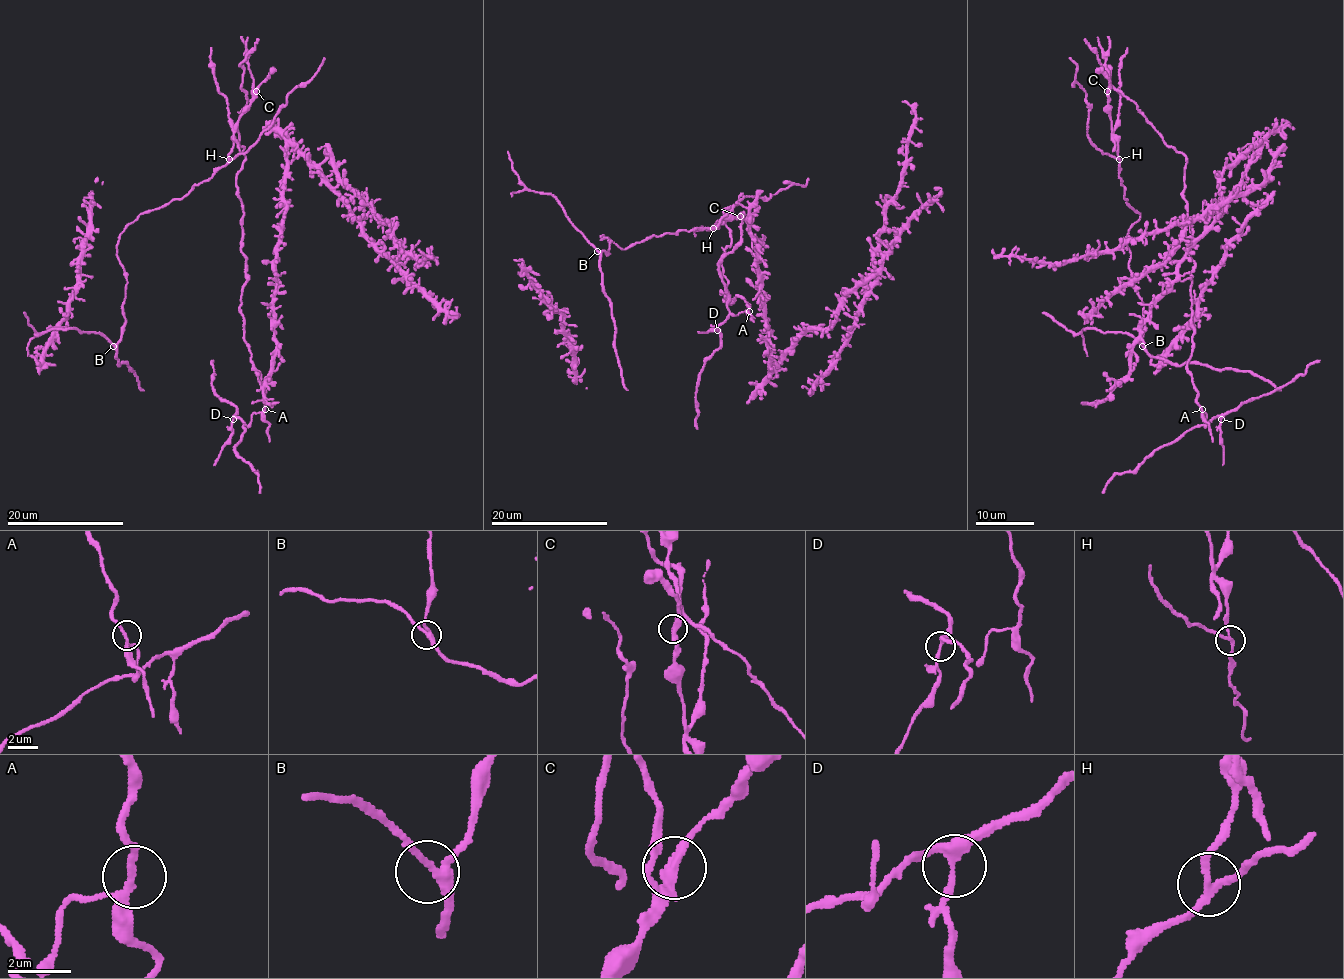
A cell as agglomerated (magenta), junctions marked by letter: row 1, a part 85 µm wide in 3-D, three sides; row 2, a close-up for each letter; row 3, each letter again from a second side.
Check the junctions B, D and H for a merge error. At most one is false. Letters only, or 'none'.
H

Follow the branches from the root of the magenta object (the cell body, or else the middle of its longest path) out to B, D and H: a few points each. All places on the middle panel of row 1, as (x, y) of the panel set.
B: (728, 245), (730, 207), (737, 217), (711, 229), (654, 235), (623, 249), (601, 236), (610, 248), (597, 251)
D: (728, 245), (721, 258), (728, 295), (720, 293), (728, 302), (740, 296), (747, 310), (730, 314), (717, 330)
H: (728, 245), (731, 236), (726, 225), (724, 210), (730, 207), (731, 214), (737, 217), (726, 217), (712, 228)

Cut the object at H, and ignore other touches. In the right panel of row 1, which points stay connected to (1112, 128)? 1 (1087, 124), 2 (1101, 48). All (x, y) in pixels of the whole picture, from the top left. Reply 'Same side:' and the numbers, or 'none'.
Same side: 2

